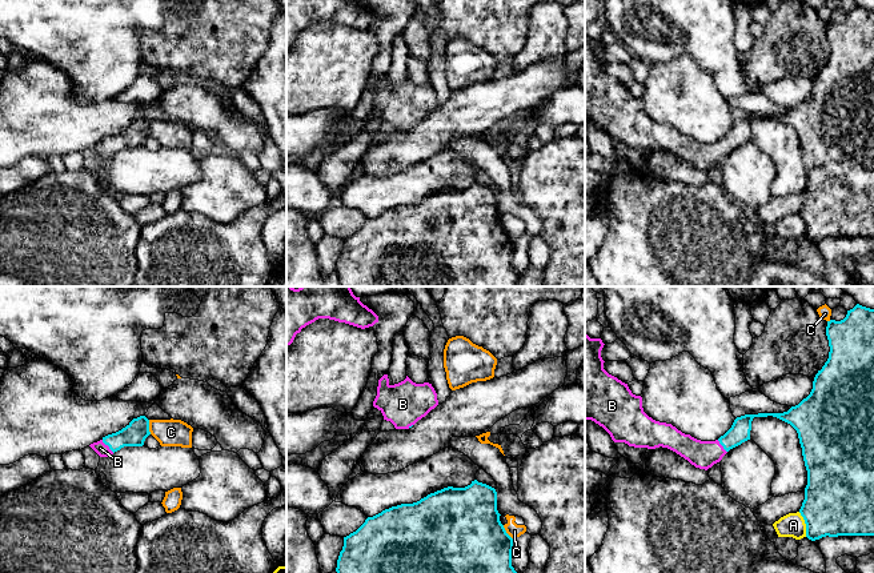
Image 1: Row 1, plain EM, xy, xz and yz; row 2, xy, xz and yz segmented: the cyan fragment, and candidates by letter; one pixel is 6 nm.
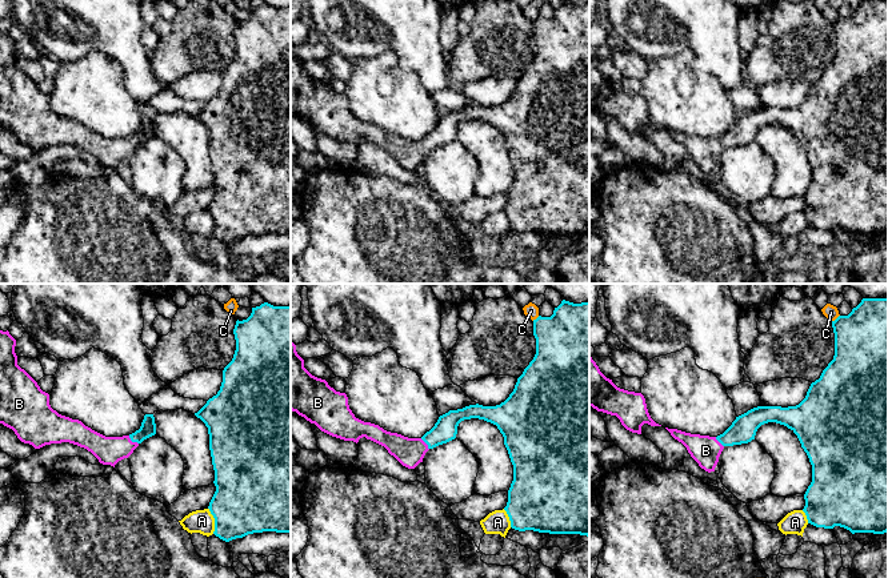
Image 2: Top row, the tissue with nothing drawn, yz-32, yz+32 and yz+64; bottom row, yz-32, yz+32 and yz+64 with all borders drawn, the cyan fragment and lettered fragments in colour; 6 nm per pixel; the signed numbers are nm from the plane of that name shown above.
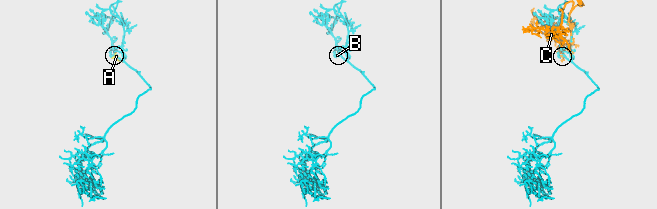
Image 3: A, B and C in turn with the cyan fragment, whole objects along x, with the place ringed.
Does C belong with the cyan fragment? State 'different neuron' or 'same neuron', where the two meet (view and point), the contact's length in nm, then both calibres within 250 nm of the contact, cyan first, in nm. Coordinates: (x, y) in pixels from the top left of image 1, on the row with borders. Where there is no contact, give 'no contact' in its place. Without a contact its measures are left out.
different neuron; meets cyan in xz at (506, 533); contact 120 nm long; 460 nm thick on the cyan side, 90 nm on the other

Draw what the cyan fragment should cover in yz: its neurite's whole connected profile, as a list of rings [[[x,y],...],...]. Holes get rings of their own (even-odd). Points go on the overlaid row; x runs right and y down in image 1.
[[[857,304],[847,310],[843,320],[827,321],[829,358],[814,377],[810,394],[798,405],[783,413],[758,413],[737,417],[731,428],[715,441],[701,441],[685,434],[671,424],[659,422],[649,417],[642,408],[642,397],[636,396],[628,384],[609,374],[604,369],[601,338],[590,338],[585,332],[585,420],[602,426],[614,442],[625,442],[634,448],[667,448],[691,465],[707,470],[733,448],[750,440],[754,417],[777,417],[790,424],[798,433],[802,456],[807,470],[805,500],[799,509],[806,524],[806,537],[811,541],[822,537],[874,536],[874,309]]]

